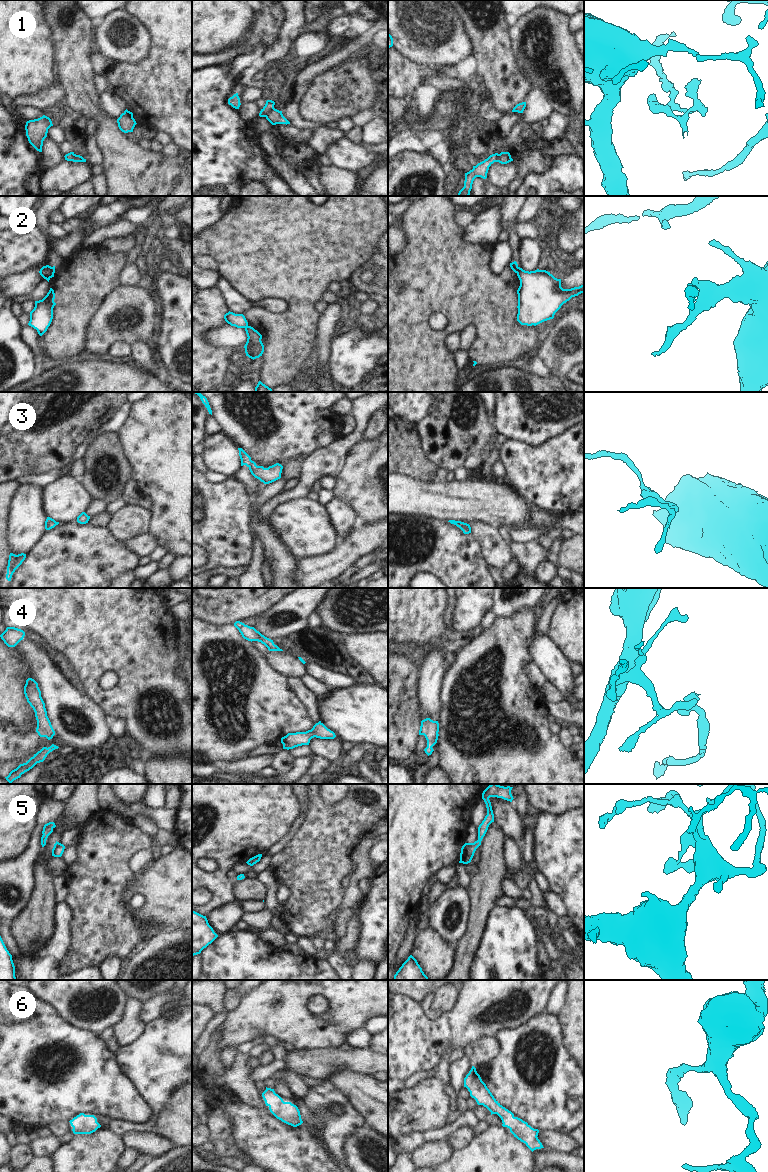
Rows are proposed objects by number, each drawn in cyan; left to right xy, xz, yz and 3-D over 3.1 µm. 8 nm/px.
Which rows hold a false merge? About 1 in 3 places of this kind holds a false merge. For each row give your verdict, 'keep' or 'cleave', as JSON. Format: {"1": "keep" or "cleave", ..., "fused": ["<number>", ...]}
{"1": "cleave", "2": "cleave", "3": "cleave", "4": "keep", "5": "keep", "6": "keep", "fused": ["1", "2", "3"]}

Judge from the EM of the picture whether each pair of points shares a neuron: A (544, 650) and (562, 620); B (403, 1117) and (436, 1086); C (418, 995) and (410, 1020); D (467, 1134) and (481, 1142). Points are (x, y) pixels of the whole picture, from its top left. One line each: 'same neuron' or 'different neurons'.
A: different neurons
B: same neuron
C: different neurons
D: different neurons

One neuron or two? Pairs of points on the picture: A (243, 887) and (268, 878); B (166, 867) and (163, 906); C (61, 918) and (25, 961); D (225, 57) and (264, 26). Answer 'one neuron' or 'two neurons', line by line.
A: two neurons
B: one neuron
C: one neuron
D: one neuron

